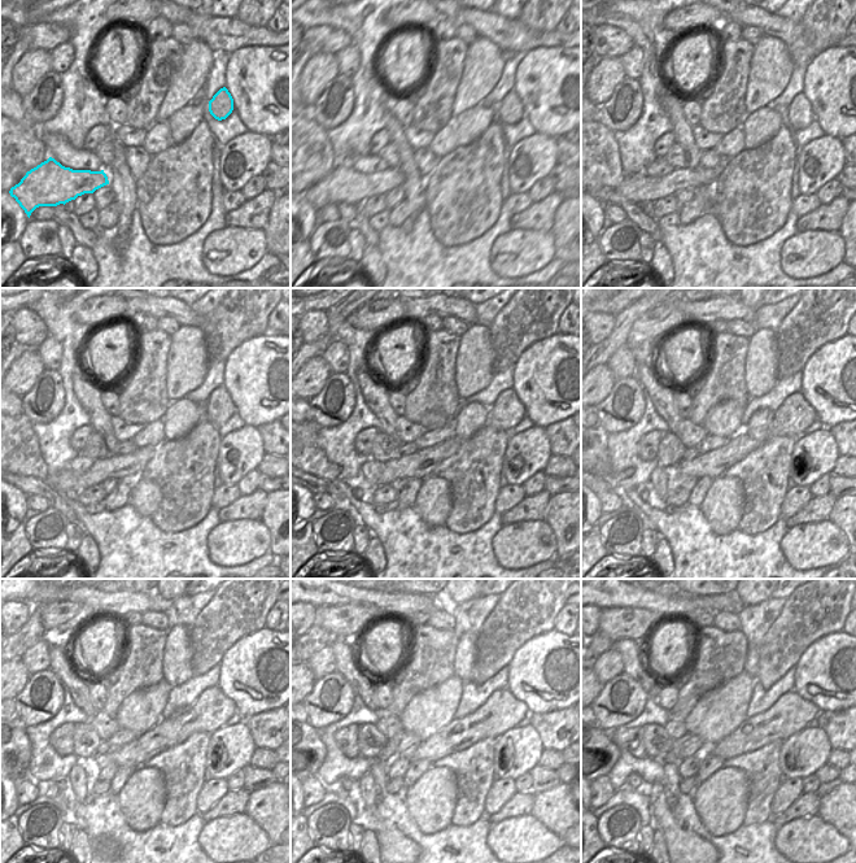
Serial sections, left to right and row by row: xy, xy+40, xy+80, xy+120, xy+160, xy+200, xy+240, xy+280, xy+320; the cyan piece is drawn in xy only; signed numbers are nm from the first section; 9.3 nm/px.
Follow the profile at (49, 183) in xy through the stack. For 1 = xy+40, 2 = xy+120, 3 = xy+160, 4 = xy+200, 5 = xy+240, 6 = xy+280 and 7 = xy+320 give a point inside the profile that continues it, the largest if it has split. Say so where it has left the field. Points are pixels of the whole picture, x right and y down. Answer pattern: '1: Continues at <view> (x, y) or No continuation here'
1: Continues at xy+40 (344, 183)
2: Continues at xy+120 (127, 467)
3: Continues at xy+160 (419, 465)
4: Continues at xy+200 (795, 414)
5: Continues at xy+240 (213, 709)
6: Continues at xy+280 (502, 711)
7: Continues at xy+320 (790, 714).

